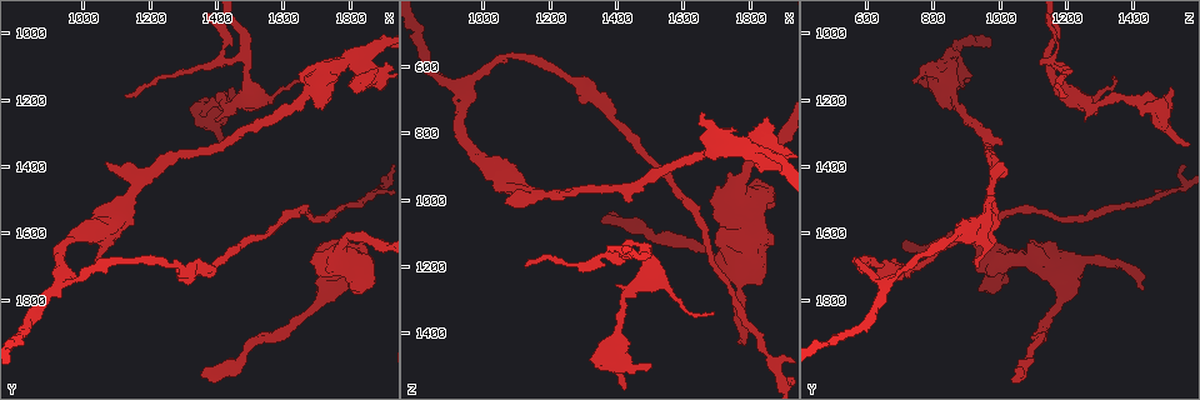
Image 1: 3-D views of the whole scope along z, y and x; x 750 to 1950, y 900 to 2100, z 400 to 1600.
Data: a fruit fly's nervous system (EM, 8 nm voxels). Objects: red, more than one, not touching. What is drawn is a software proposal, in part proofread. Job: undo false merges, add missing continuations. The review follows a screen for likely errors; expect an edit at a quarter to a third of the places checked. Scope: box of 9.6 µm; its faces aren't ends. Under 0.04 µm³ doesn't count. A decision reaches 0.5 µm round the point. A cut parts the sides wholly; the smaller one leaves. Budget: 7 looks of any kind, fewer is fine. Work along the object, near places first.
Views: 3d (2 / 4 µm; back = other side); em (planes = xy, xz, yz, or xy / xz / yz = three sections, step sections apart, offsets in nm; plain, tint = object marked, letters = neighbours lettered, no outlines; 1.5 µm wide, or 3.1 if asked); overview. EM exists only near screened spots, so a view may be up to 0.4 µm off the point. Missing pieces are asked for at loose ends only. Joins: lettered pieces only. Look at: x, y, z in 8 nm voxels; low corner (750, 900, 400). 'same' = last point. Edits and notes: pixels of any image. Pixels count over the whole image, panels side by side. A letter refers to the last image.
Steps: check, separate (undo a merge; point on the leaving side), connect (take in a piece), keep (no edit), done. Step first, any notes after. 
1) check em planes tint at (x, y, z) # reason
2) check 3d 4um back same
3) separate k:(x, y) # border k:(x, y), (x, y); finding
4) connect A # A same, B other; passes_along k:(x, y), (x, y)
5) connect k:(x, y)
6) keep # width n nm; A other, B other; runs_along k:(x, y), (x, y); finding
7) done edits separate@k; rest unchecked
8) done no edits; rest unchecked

check 3d 4um at (1770, 1760, 1430) # free end

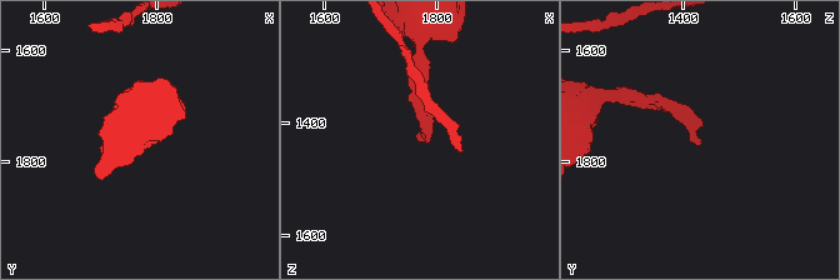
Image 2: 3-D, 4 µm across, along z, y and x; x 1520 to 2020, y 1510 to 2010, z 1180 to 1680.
check em xz step 4 tint at (1765, 1765, 1430)

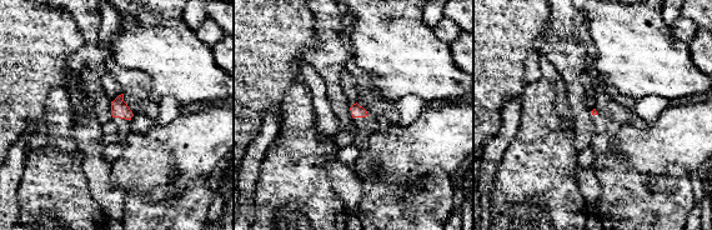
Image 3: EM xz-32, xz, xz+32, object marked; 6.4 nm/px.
check em xy step 8 letters same

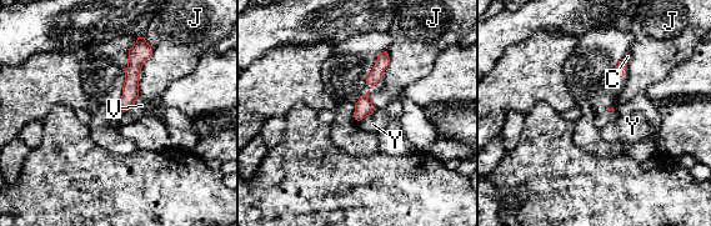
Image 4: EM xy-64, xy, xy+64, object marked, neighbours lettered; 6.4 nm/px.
keep # longest_contact J 260 nm; C other, J other, V other, Y other; no lettered piece goes on from it

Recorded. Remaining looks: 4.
check em planes letters at (1410, 1220, 1420) # sudden change in width

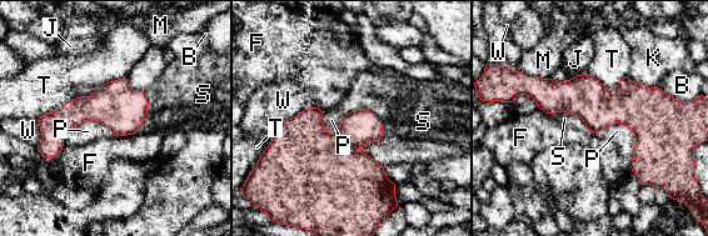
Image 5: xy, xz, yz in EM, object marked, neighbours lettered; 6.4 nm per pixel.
keep # B other, F other, J other, K other, M other, P other, S other, T other, W other; runs_along 5:(523, 91), (667, 114); all the same neuron

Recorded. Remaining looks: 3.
check em xy step 8 letters at (1130, 1190, 1200) # end of a long branch

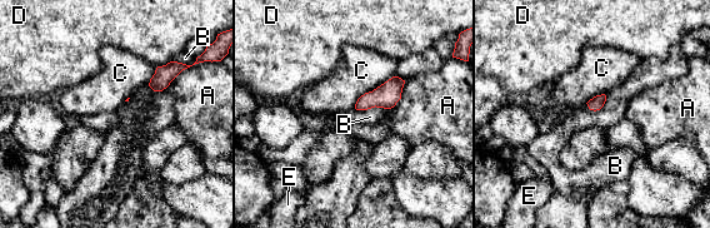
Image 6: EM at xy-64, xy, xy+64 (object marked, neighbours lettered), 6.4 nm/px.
check em planes letters same

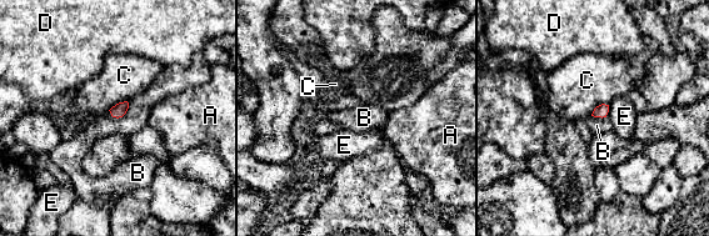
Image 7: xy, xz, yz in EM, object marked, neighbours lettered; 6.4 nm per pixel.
keep # width 80 nm; A other, B other, C other, D other, E other; border 7:(609, 105), (607, 114); no lettered piece goes on from it

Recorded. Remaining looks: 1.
done no edits; rest unchecked

